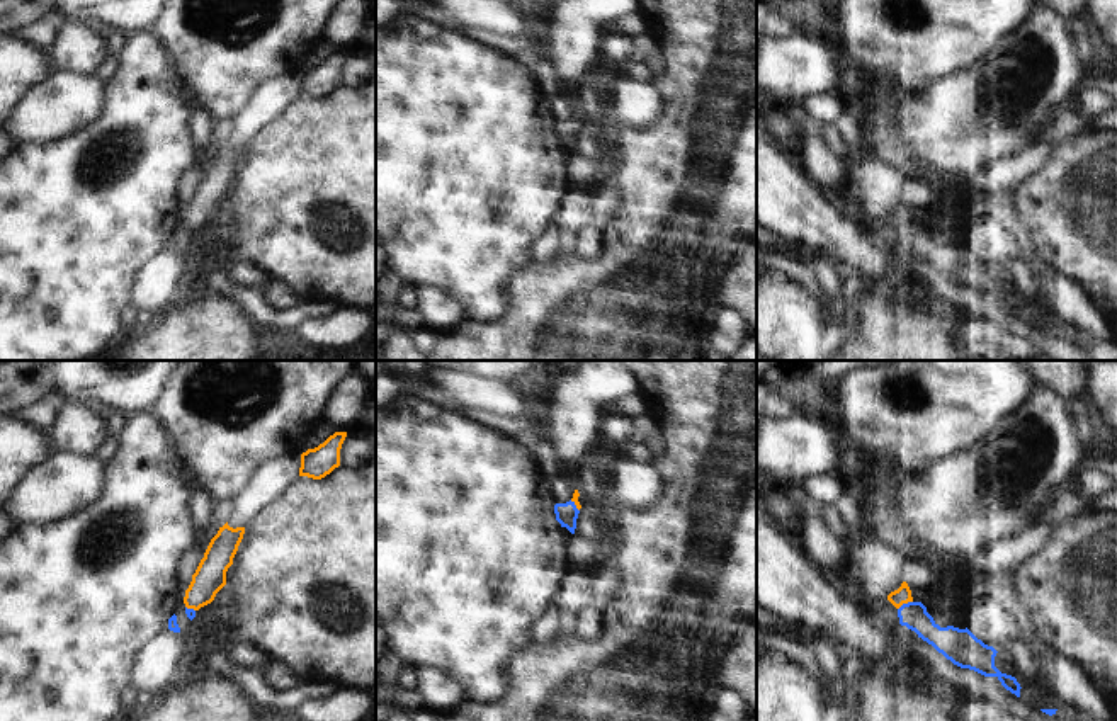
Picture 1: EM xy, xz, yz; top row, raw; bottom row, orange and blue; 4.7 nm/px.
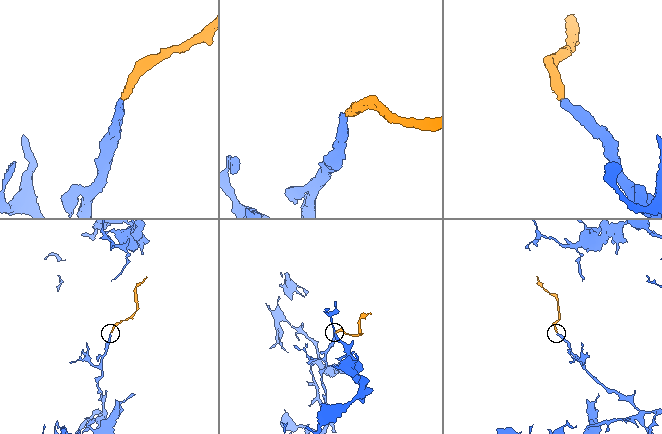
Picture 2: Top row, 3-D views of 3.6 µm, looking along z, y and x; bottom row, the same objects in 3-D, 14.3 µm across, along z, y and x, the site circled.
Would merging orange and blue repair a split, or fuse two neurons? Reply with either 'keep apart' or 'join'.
join

